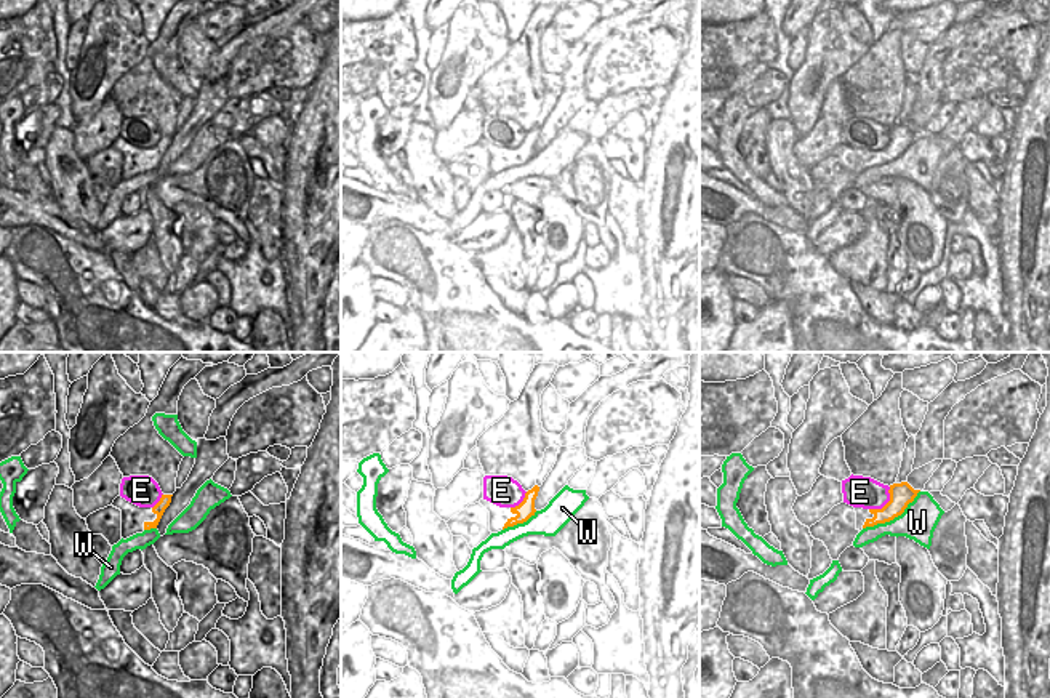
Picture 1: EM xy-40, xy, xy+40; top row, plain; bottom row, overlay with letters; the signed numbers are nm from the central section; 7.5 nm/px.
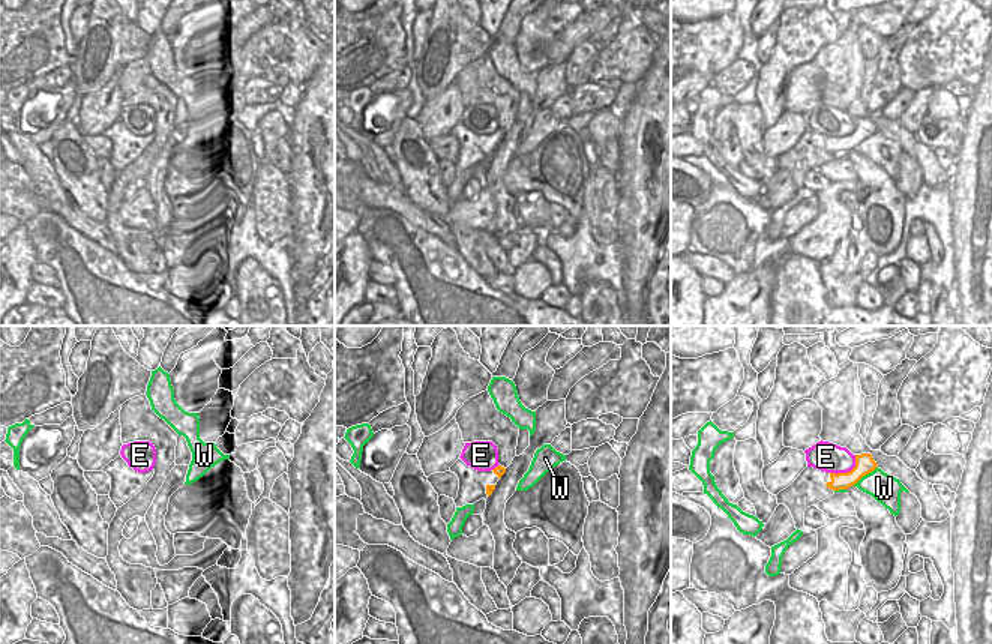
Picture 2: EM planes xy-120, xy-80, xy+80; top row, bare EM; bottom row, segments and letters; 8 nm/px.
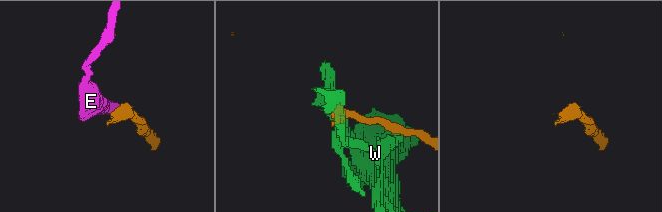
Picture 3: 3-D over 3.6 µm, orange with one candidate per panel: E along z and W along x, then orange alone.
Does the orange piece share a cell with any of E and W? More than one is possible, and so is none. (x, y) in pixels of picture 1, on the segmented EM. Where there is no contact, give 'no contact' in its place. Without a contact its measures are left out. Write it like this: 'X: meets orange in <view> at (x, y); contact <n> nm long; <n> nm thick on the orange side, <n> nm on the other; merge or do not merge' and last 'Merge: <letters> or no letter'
E: meets orange in xy+40 at (887, 503); contact 240 nm long; 170 nm thick on the orange side, 240 nm on the other; merge
W: meets orange in xy+40 at (893, 517); contact 500 nm long; 170 nm thick on the orange side, 280 nm on the other; do not merge
Merge: E

